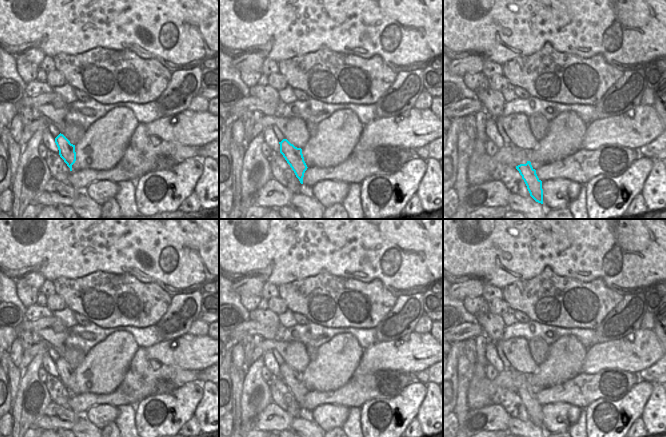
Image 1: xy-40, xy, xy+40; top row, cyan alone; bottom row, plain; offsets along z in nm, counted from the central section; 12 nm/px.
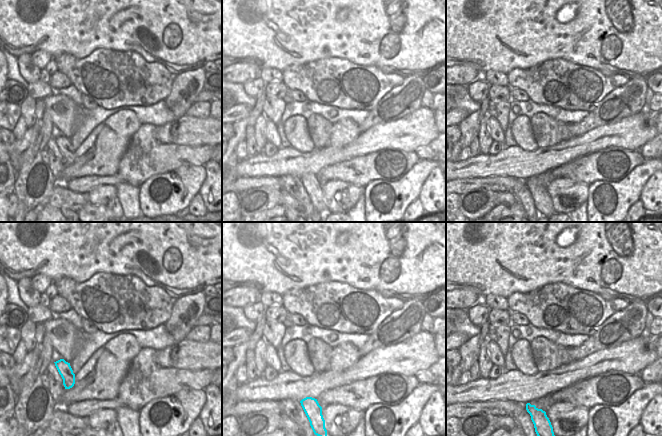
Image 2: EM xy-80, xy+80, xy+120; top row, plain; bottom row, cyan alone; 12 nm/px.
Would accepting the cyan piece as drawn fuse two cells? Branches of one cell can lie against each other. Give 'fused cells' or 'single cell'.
single cell

